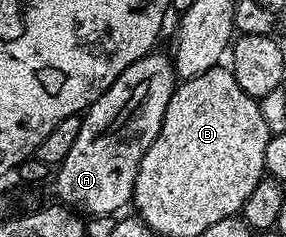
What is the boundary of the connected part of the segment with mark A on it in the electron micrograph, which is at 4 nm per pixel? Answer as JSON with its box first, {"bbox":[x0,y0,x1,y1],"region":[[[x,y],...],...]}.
{"bbox":[54,51,176,215],"region":[[[151,51],[136,63],[132,63],[132,67],[125,69],[116,79],[116,83],[112,83],[112,87],[108,87],[108,91],[104,91],[104,95],[100,95],[90,104],[89,109],[85,110],[80,135],[76,135],[72,151],[68,151],[68,155],[62,164],[57,166],[55,172],[58,174],[54,177],[54,193],[61,204],[69,205],[71,209],[86,215],[114,215],[118,213],[117,209],[131,204],[136,175],[140,171],[140,161],[159,134],[164,111],[167,110],[176,88],[173,60],[169,54],[158,52]]]}

